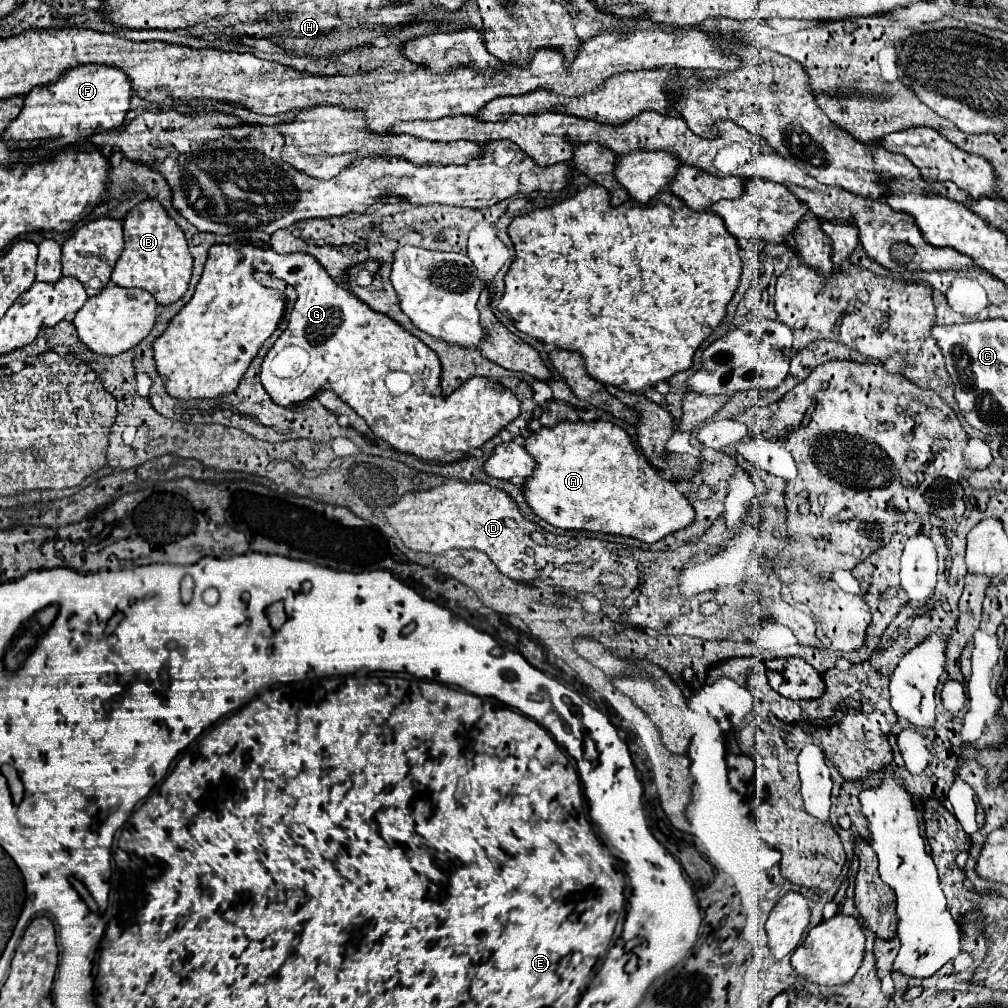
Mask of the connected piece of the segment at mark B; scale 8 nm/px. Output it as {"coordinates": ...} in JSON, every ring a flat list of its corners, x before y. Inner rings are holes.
{"coordinates":[[144,200,126,214,124,242,124,252,112,270,112,282,126,288,142,288,164,306,182,298,192,276,192,254,182,228,158,200]]}

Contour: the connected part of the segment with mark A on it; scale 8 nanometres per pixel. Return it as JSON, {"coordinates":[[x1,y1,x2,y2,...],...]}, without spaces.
{"coordinates":[[602,420,560,422,554,428,542,428,540,432,532,434,524,448,538,462,534,476,530,476,524,484,526,502,542,520,556,528,606,532,632,536,640,542,658,542,664,536,674,534,694,522,694,508,690,506,688,498,678,492,676,482,666,480,660,470,644,458,622,426]]}

